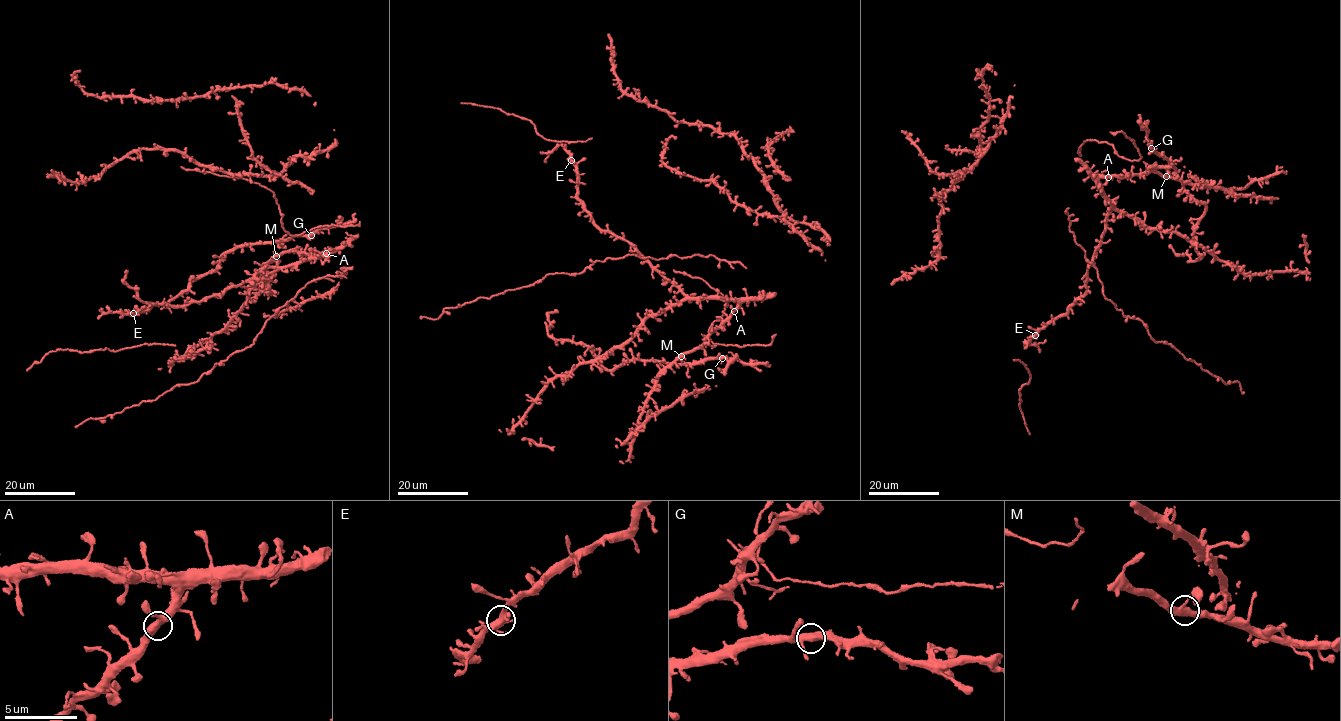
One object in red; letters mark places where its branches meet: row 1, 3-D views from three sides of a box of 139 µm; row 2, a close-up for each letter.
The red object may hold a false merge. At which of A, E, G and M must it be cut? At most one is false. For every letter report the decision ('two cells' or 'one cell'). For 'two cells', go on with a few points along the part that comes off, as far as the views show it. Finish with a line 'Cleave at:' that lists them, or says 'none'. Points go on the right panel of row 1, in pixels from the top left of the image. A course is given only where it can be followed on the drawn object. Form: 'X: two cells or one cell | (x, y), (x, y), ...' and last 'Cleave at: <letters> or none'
A: one cell
E: one cell
G: one cell
M: one cell
Cleave at: none

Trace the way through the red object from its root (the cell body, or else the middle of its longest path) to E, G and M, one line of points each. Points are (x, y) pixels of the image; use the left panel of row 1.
E: (303, 252), (327, 252), (281, 267), (267, 266), (220, 294), (183, 306), (154, 303), (134, 313)
G: (303, 252), (292, 251), (274, 256), (280, 241), (311, 235)
M: (303, 252), (292, 251), (276, 256)

